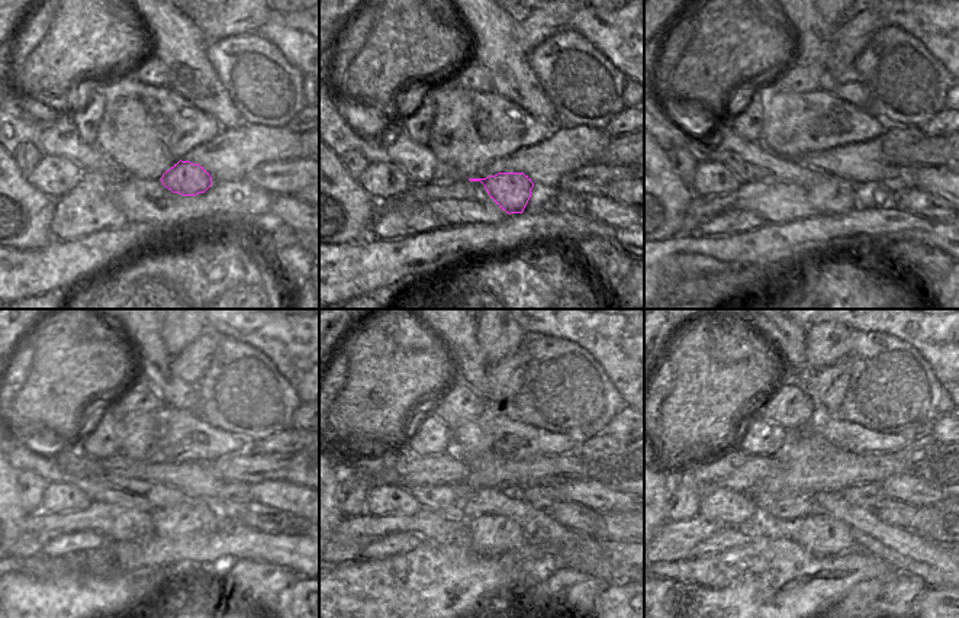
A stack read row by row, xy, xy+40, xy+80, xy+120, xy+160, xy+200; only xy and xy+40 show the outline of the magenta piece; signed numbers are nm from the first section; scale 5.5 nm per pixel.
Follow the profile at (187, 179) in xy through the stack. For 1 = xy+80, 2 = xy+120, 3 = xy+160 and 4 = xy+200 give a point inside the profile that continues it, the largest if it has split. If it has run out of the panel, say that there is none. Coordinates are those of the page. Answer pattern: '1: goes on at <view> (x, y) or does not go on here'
1: goes on at xy+80 (834, 195)
2: goes on at xy+120 (174, 521)
3: goes on at xy+160 (491, 534)
4: goes on at xy+200 (820, 536)

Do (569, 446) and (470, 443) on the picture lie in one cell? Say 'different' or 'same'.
same

